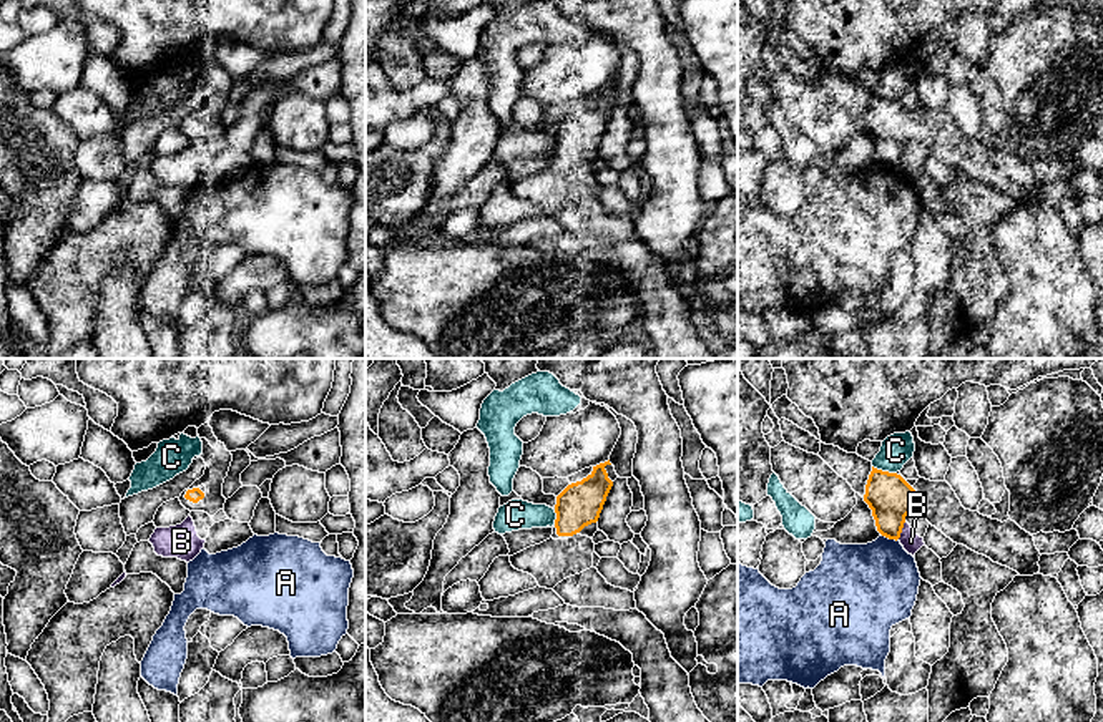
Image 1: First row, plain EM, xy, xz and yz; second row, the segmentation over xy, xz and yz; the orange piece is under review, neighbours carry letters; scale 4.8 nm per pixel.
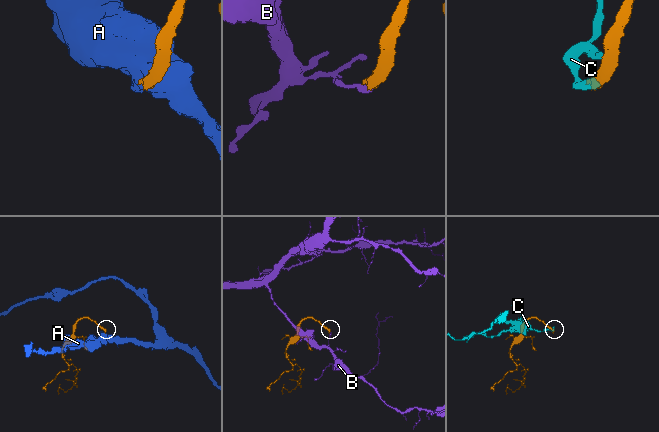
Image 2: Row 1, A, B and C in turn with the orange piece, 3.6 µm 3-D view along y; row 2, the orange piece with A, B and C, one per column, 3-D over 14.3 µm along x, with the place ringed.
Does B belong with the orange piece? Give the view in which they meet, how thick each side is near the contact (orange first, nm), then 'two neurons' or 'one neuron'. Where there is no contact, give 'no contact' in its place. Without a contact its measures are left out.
meets orange in yz; 220 nm thick on the orange side, 90 nm on the other; two neurons

